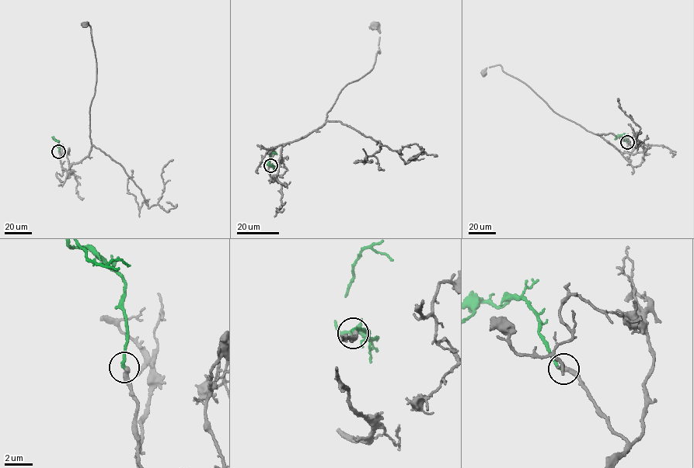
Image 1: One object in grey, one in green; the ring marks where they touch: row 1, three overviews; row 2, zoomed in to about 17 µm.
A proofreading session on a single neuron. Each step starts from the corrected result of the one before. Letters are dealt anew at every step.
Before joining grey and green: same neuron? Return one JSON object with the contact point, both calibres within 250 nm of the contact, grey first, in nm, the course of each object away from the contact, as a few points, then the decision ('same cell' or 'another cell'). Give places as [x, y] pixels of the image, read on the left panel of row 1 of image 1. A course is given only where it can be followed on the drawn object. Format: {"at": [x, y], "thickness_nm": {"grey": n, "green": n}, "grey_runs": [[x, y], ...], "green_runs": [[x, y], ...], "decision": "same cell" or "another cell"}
{"at": [58, 151], "thickness_nm": {"grey": 380, "green": 200}, "grey_runs": [[58, 151], [62, 169], [67, 171], [88, 156], [91, 149], [89, 108], [96, 68], [90, 27], [85, 24]], "green_runs": [[58, 151], [58, 142], [53, 138], [59, 141]], "decision": "same cell"}

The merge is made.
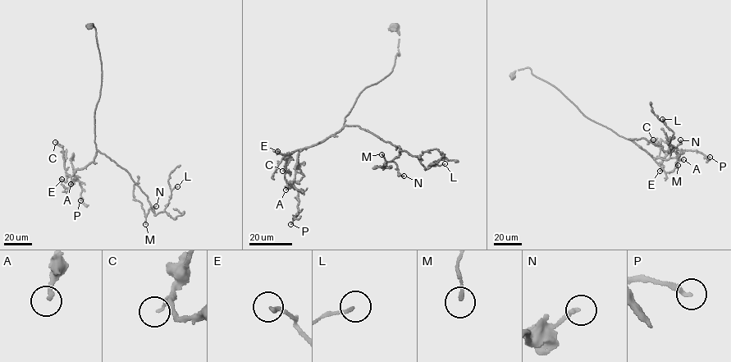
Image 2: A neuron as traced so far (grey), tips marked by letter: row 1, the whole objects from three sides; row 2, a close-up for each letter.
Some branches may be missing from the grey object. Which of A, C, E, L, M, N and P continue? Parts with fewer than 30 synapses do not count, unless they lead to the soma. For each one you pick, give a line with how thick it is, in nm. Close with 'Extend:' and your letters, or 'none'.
A: calibre 200 nm
Extend: A

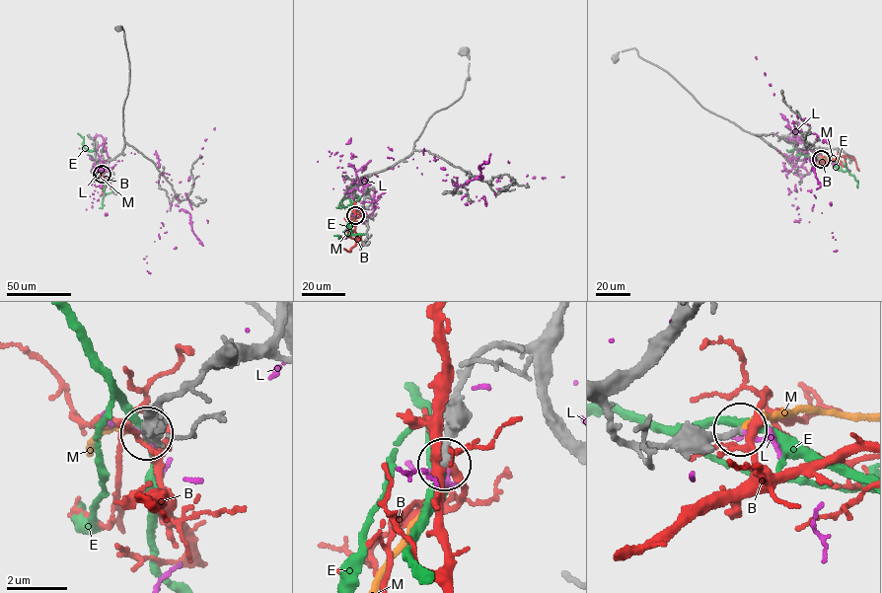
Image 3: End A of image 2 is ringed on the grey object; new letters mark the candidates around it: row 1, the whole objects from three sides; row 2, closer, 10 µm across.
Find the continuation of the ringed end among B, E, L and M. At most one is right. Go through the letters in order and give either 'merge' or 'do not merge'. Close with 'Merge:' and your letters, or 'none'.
B: do not merge
E: do not merge
L: do not merge
M: merge
Merge: M

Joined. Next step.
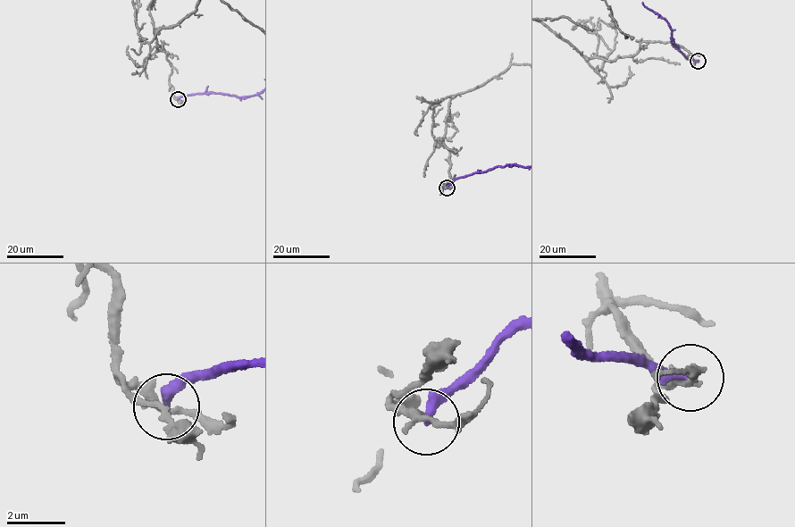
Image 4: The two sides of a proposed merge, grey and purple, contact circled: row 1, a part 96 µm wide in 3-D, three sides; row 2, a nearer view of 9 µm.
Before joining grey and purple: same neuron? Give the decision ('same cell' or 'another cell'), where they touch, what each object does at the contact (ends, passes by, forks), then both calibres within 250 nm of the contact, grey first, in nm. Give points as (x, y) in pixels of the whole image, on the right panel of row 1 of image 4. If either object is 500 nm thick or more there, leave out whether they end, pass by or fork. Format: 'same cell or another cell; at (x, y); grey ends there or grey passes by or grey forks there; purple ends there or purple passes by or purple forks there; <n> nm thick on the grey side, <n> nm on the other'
another cell; at (698, 61); grey forks there; purple ends there; 190 nm thick on the grey side, 320 nm on the other

